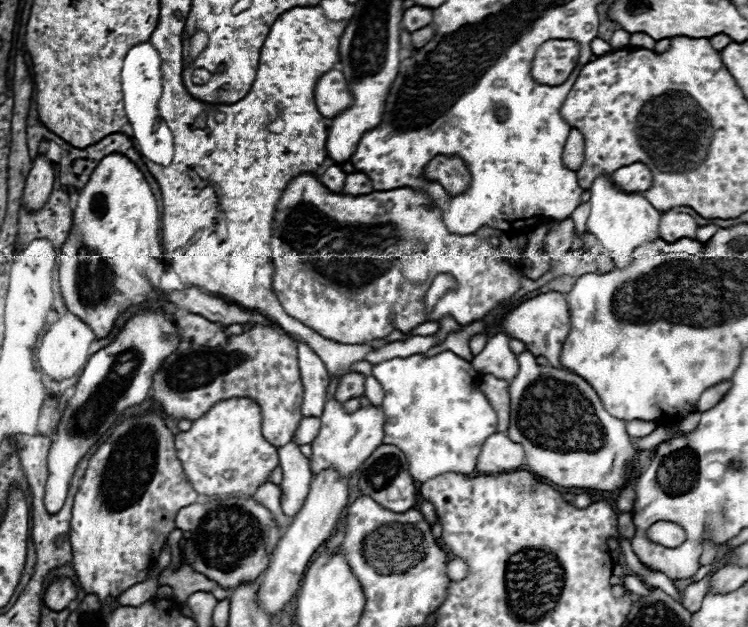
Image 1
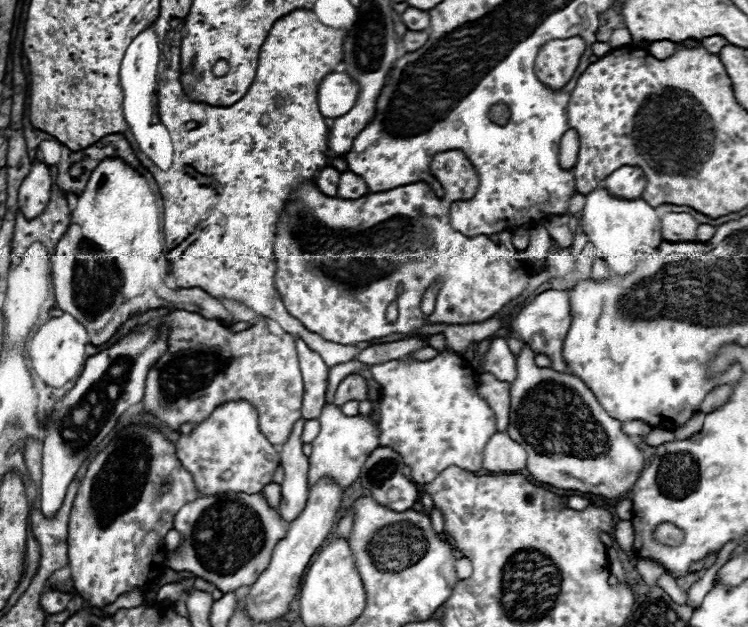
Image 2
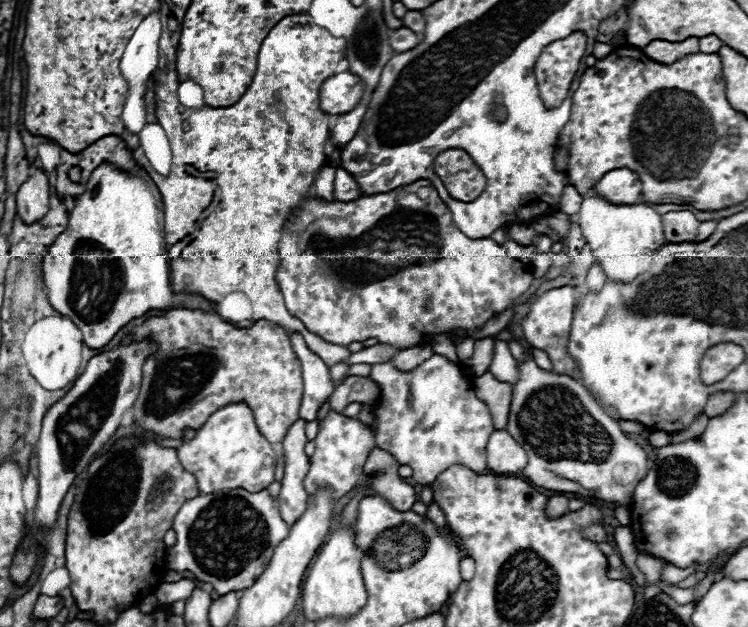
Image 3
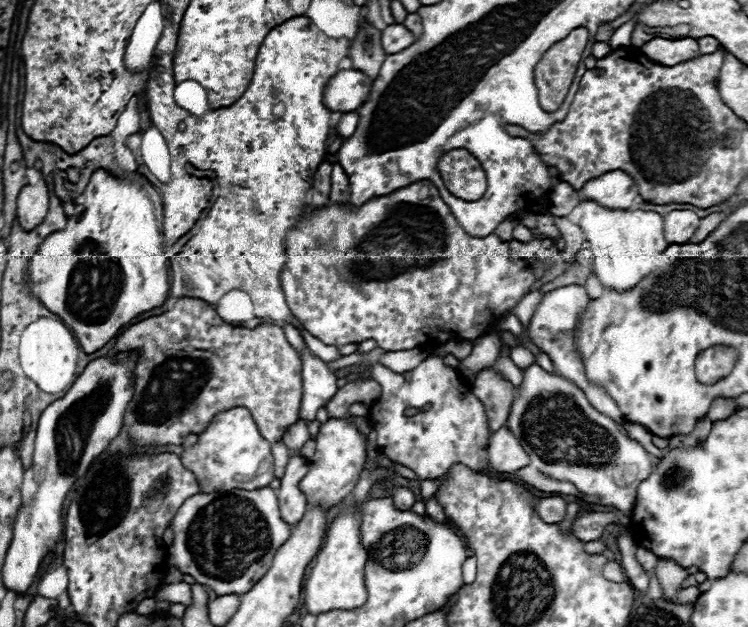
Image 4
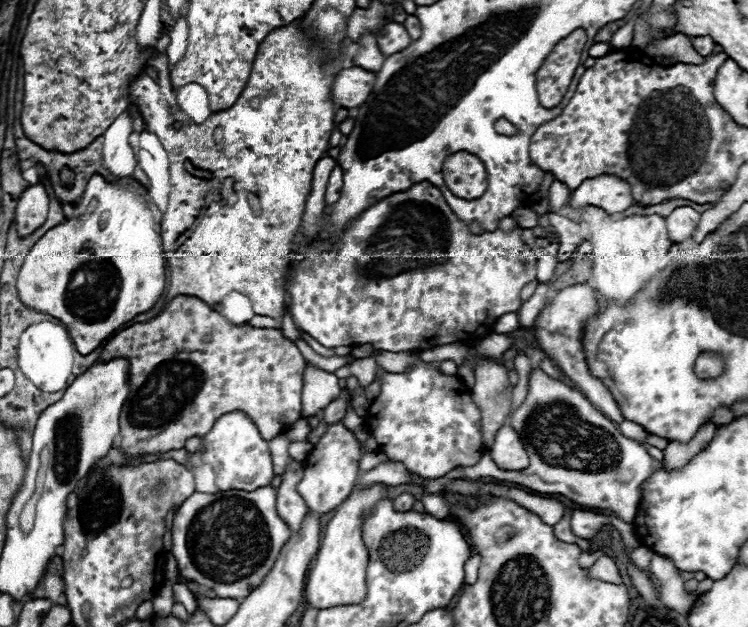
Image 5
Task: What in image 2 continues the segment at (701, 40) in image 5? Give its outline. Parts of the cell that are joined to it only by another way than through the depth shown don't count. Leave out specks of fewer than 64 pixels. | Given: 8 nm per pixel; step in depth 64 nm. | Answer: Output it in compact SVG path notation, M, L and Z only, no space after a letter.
M708 36L708 38L704 38L704 48L708 48L710 52L714 52L714 54L718 54L726 44L728 44L728 40L724 38L724 36Z

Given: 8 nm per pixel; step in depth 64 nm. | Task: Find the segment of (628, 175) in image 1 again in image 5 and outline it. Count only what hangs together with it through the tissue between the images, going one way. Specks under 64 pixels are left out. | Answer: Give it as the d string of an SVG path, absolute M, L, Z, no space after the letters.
M612 174L584 180L582 186L572 192L570 208L582 210L584 206L590 206L590 204L606 210L608 214L624 212L634 204L632 188L626 180Z

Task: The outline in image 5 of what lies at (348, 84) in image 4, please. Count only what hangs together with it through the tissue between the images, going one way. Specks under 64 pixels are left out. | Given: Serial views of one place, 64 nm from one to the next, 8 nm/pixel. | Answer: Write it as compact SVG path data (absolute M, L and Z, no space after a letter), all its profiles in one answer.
M352 66L348 70L340 70L334 76L334 84L330 90L330 100L336 108L356 108L364 104L368 94L372 92L376 74Z

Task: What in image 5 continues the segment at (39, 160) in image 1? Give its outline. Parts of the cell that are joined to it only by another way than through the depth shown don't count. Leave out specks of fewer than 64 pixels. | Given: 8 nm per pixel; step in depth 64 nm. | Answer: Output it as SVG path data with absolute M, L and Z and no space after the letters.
M34 184L28 186L20 198L18 198L18 206L16 206L16 230L20 236L28 236L32 234L36 228L40 228L44 224L48 216L48 194L46 188L42 184Z

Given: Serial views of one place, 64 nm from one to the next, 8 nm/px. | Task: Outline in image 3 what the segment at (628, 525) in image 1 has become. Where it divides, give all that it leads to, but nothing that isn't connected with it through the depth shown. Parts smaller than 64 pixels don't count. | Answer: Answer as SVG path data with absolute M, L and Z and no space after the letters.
M618 526L614 530L614 540L616 540L616 546L620 550L620 556L624 560L624 564L630 568L630 572L634 574L634 580L638 584L644 586L644 576L638 572L636 568L636 556L638 556L638 550L636 550L636 544L634 544L634 534L632 534L632 528L630 526Z

